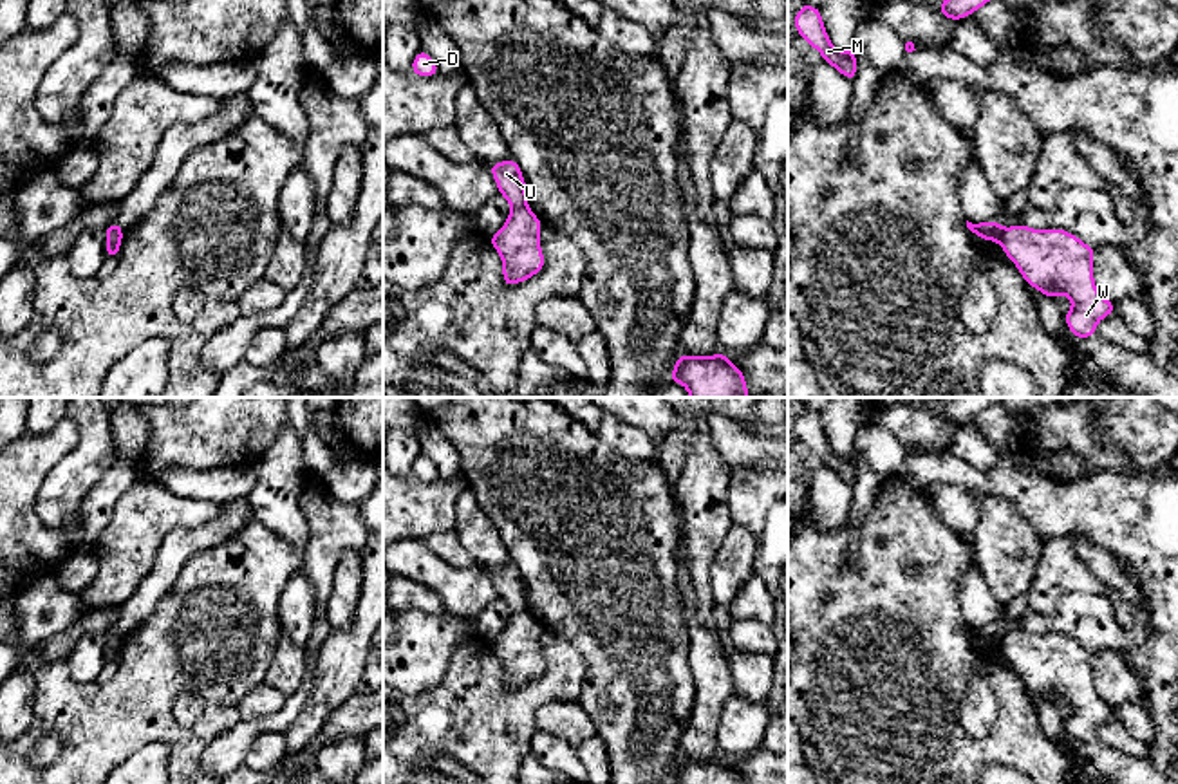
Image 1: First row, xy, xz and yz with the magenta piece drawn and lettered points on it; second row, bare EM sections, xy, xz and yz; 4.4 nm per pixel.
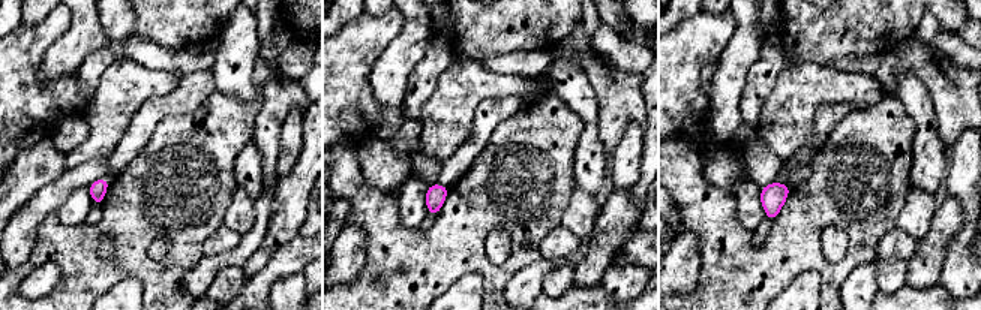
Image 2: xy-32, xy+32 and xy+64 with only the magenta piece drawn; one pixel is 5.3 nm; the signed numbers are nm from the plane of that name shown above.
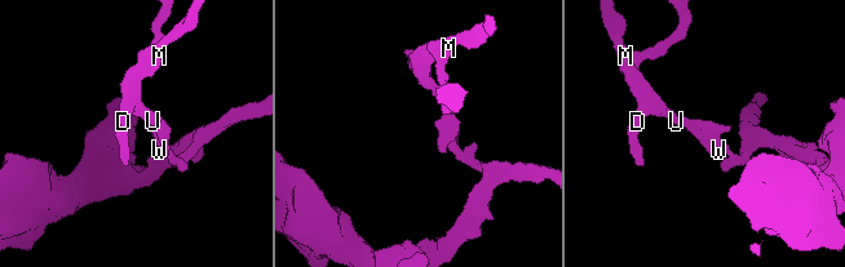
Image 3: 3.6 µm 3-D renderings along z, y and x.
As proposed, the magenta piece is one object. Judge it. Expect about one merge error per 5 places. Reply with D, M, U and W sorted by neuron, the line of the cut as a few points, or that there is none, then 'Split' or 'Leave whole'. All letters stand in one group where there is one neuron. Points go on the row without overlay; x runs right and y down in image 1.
Groups: D M U / W. Split along xy (121, 638), (107, 645). Split

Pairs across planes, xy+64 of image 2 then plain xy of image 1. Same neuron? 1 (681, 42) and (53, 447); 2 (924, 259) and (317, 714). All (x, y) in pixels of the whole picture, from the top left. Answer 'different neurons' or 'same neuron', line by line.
1: same neuron
2: same neuron

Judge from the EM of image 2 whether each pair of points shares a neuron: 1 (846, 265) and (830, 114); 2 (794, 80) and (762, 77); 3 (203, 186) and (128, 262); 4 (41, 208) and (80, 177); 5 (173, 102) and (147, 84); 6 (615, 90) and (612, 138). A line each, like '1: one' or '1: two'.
1: two
2: two
3: one
4: one
5: two
6: one

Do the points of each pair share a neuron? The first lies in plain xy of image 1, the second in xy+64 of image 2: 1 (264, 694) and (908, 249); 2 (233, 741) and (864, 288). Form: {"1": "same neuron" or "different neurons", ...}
{"1": "same neuron", "2": "same neuron"}

